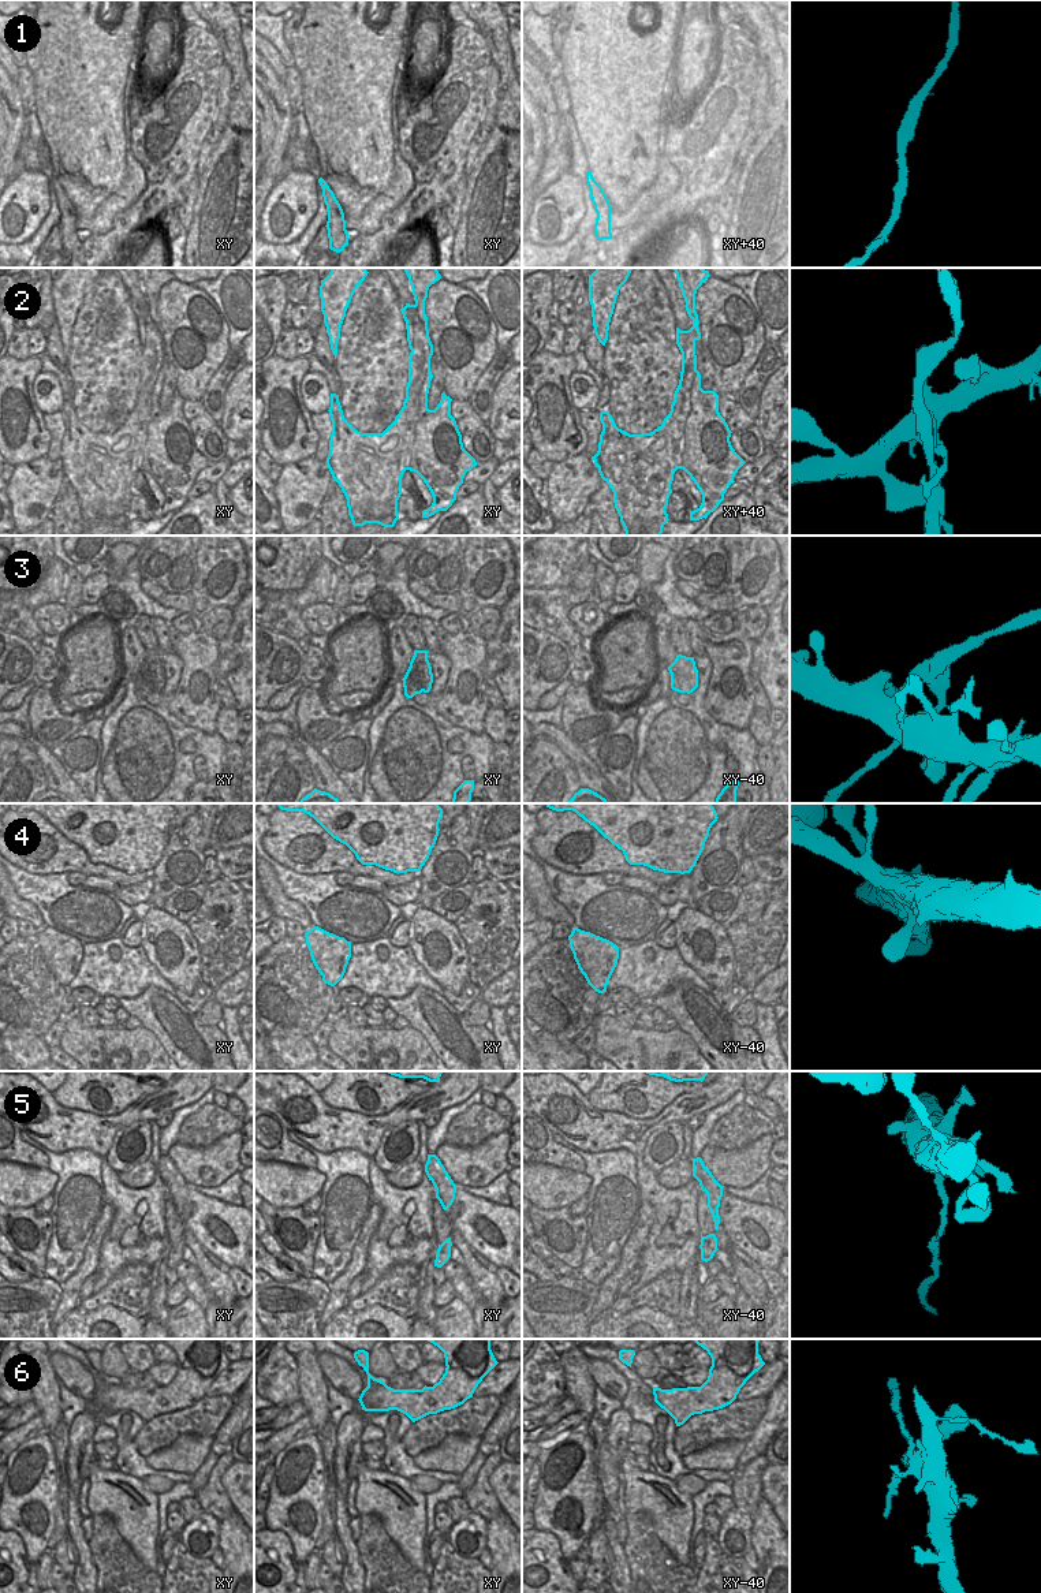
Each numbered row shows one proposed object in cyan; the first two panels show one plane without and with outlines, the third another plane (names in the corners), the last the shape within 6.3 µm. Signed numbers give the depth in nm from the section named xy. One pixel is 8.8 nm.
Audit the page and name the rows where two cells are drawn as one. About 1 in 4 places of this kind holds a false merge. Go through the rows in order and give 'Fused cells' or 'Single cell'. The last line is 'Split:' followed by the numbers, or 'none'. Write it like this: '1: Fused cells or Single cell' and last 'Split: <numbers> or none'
1: Single cell
2: Fused cells
3: Fused cells
4: Single cell
5: Fused cells
6: Single cell
Split: 2, 3, 5.

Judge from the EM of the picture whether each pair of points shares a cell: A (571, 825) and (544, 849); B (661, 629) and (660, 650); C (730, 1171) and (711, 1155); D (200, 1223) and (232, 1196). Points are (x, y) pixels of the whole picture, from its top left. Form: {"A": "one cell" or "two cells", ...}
{"A": "one cell", "B": "one cell", "C": "one cell", "D": "two cells"}

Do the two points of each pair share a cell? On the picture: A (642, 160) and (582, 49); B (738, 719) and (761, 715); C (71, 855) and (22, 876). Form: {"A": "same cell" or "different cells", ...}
{"A": "same cell", "B": "different cells", "C": "different cells"}

